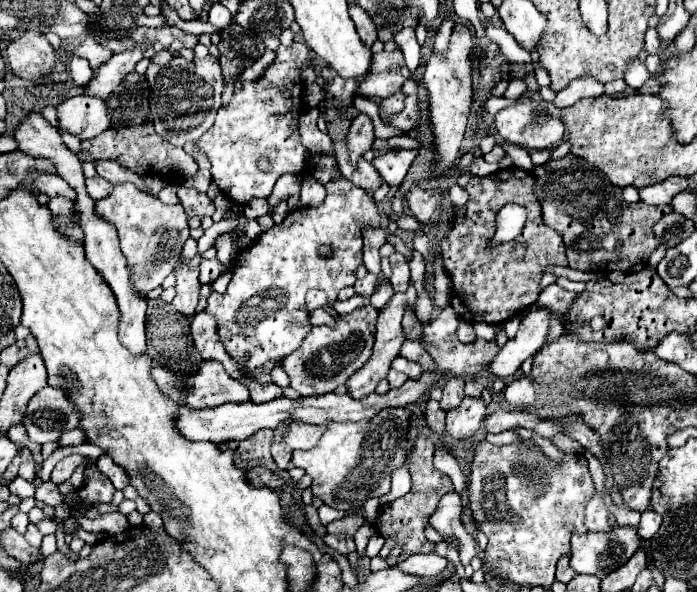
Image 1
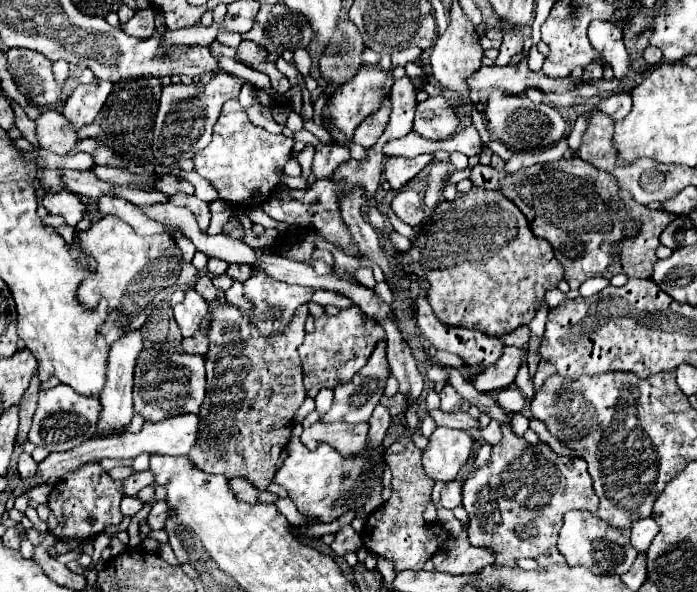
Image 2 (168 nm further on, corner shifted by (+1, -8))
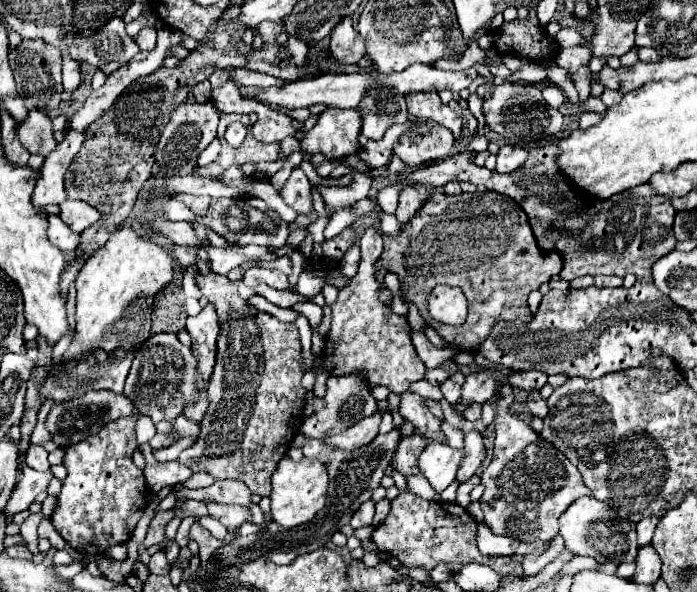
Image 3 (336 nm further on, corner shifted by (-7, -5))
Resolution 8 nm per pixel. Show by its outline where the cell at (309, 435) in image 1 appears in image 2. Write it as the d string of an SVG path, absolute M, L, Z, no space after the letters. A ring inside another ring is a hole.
M315 422L309 428L303 428L301 442L309 448L315 450L317 444L329 442L333 448L337 448L341 454L351 456L359 454L367 446L367 432L369 424L323 424Z

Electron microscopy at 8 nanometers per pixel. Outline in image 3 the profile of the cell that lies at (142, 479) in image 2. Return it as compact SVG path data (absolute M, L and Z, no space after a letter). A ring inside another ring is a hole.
M147 457L145 459L145 479L147 479L147 487L153 491L153 493L159 493L163 487L173 487L181 481L187 481L193 473L191 469L187 469L183 463L179 461L169 461L169 463L159 463L155 461L153 457Z

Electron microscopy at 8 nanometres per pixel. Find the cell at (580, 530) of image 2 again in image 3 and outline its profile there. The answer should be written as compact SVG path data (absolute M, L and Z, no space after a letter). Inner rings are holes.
M579 497L577 501L573 501L563 513L563 517L559 517L559 525L565 547L575 555L587 555L599 563L611 561L615 565L621 565L623 561L635 561L637 557L639 545L635 523L629 519L619 519L609 511L603 501L597 501L595 497Z

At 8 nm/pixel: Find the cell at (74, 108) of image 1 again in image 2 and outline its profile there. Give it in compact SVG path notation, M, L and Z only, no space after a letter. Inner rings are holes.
M57 110L41 112L35 124L37 124L39 146L51 152L69 154L81 142L77 134L79 128L75 128L75 124L69 124L69 120Z

